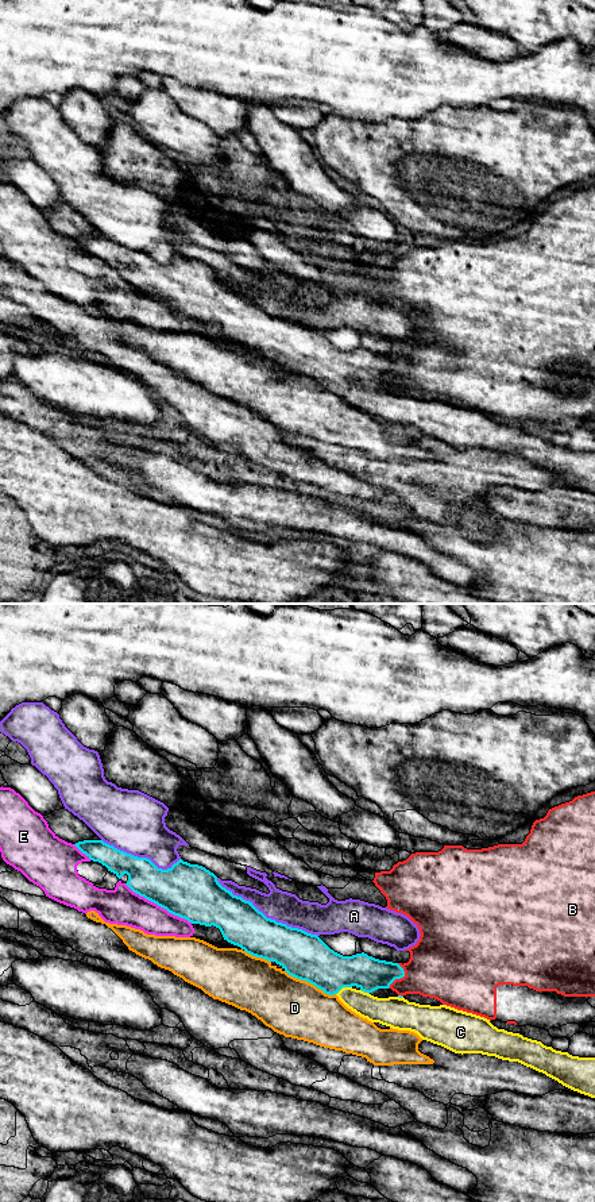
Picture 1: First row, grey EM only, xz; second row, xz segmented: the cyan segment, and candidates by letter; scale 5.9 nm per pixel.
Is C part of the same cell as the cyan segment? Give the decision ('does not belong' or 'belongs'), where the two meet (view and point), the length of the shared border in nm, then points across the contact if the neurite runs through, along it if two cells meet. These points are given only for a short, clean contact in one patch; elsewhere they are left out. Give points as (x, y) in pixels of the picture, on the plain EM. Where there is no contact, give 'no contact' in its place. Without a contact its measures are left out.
belongs; contact xz (343, 381); length 110 nm

